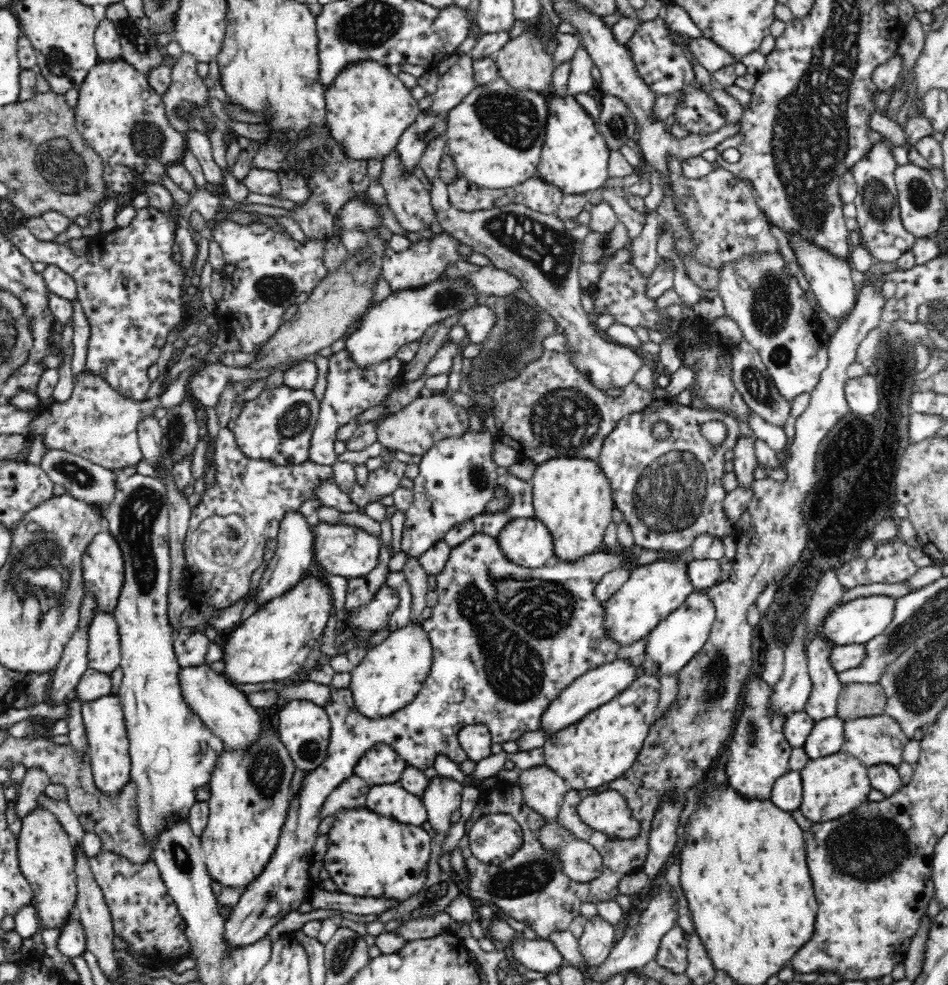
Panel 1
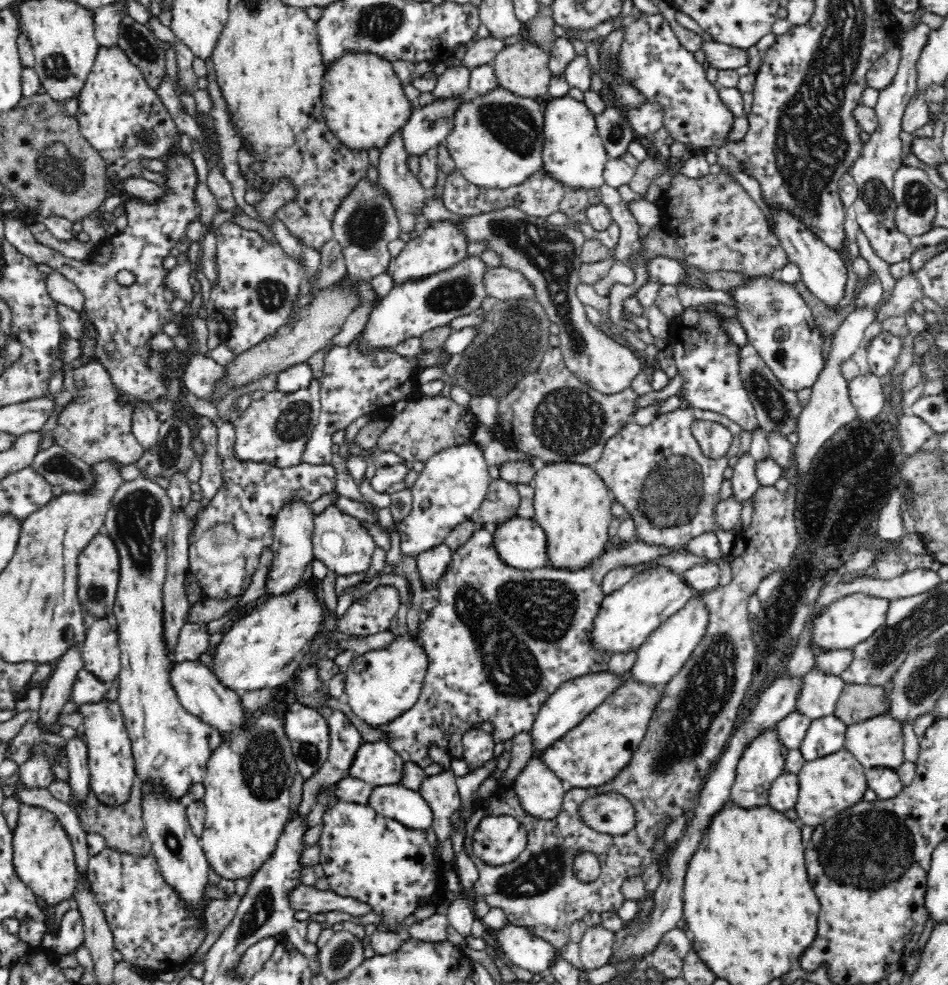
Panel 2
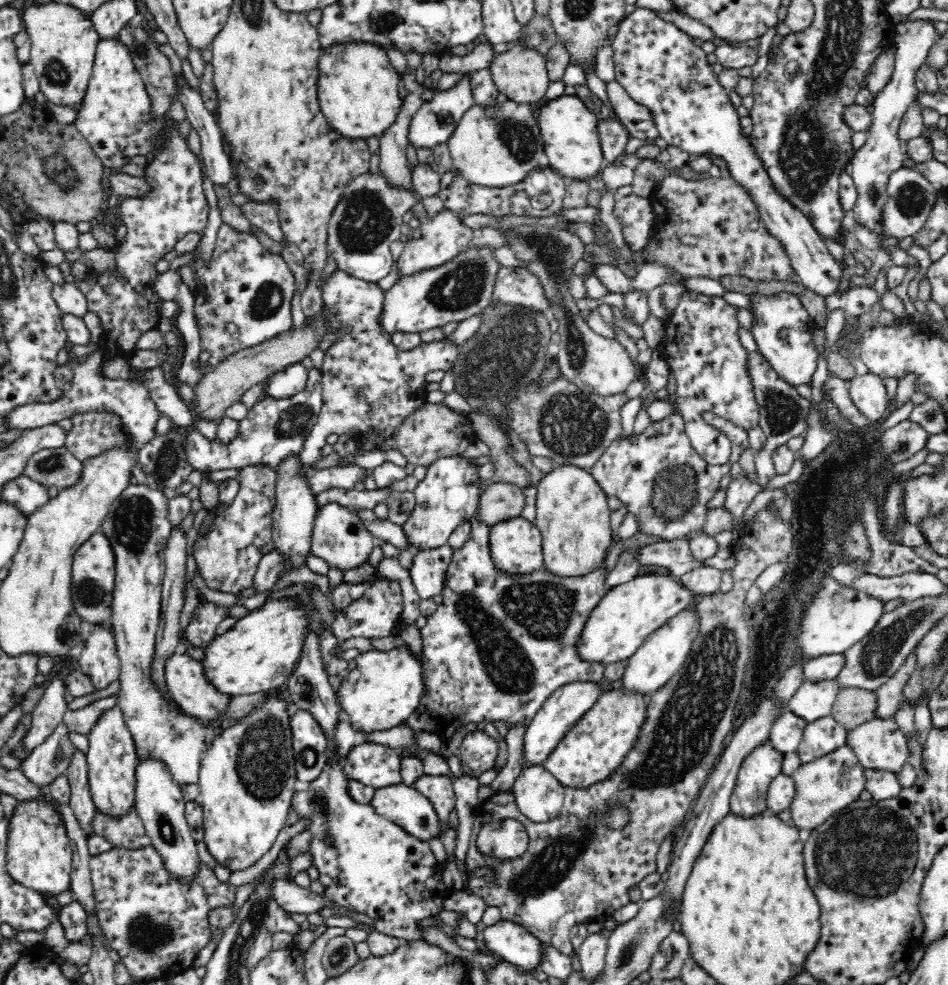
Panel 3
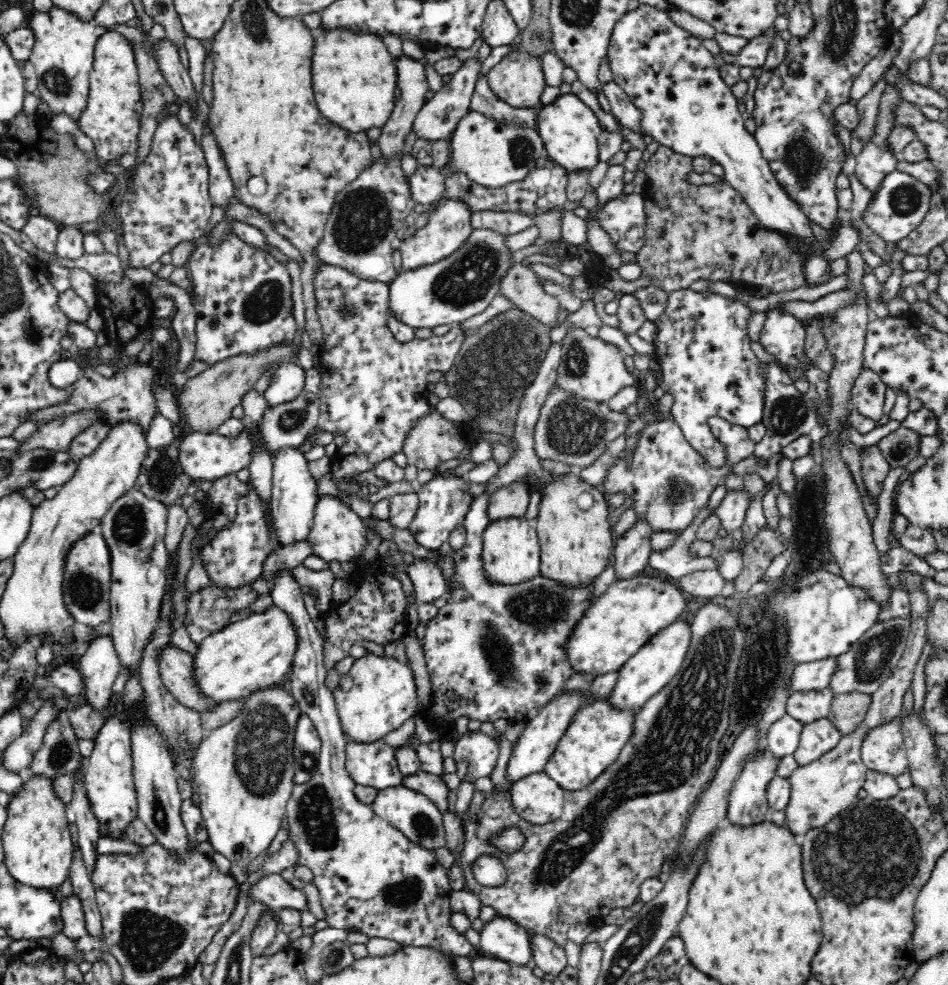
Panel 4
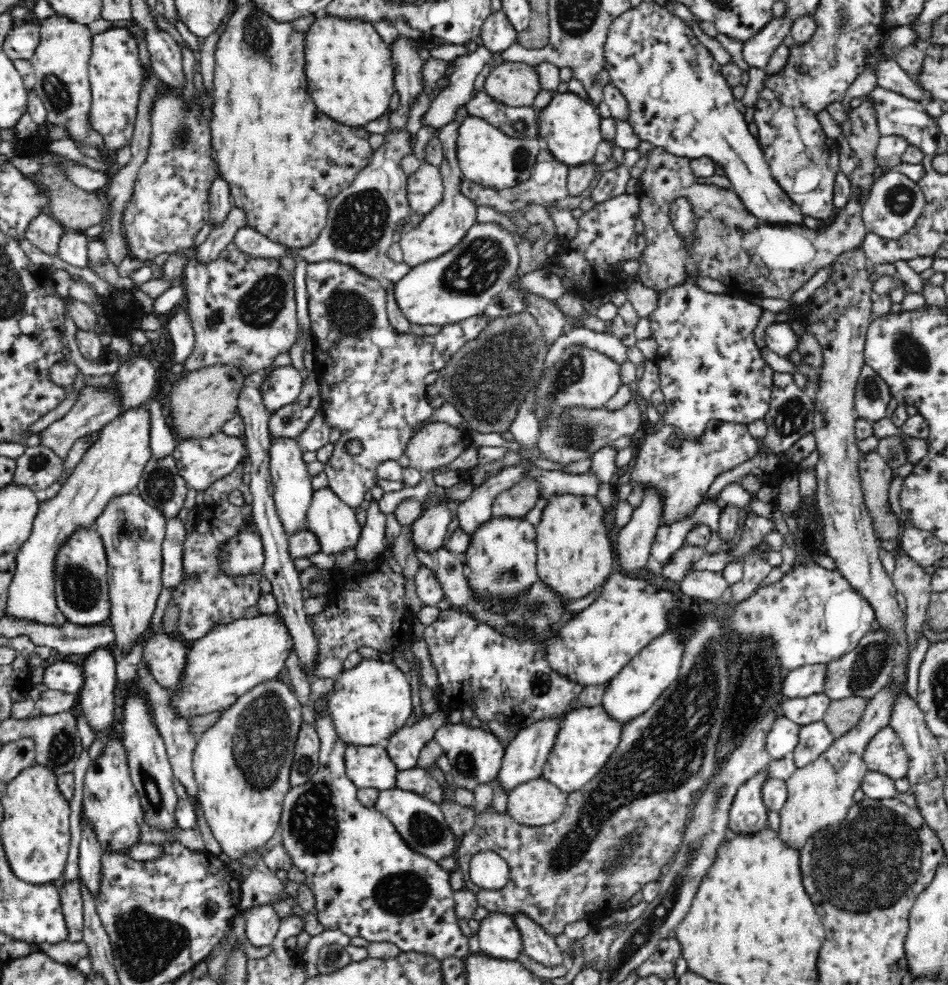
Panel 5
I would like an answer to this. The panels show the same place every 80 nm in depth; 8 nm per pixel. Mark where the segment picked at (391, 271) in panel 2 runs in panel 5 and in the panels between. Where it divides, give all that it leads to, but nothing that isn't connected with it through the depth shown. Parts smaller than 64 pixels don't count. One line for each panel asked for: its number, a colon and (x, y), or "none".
3: (442, 238)
4: (448, 227)
5: (440, 230)

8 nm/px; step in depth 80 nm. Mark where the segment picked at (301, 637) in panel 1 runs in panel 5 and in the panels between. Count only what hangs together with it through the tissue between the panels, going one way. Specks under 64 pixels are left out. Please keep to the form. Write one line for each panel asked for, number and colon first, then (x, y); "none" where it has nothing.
2: (261, 650)
3: (260, 651)
4: (255, 653)
5: (230, 660)

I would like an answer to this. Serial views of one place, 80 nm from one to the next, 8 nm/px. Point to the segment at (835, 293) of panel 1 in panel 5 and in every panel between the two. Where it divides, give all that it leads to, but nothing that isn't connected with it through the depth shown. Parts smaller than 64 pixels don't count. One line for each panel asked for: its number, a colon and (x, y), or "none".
2: (822, 269)
3: (659, 65)
4: (665, 70)
5: (680, 101)

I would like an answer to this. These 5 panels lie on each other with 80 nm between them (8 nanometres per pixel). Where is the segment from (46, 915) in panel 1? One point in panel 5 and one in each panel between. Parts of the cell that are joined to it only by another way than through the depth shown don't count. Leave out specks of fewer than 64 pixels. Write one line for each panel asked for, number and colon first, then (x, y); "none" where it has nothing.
2: (44, 858)
3: (40, 857)
4: (37, 843)
5: (35, 833)

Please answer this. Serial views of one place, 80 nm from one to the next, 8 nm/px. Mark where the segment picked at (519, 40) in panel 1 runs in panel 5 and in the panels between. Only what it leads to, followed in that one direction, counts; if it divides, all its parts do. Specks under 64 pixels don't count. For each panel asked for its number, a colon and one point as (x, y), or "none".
2: (524, 68)
3: (521, 73)
4: (518, 79)
5: (517, 84)

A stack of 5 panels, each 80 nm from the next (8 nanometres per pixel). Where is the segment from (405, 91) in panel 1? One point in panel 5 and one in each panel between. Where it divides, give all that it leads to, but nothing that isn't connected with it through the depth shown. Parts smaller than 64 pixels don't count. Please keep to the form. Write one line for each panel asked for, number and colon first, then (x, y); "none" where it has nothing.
2: (365, 104)
3: (359, 91)
4: (353, 75)
5: (351, 77)

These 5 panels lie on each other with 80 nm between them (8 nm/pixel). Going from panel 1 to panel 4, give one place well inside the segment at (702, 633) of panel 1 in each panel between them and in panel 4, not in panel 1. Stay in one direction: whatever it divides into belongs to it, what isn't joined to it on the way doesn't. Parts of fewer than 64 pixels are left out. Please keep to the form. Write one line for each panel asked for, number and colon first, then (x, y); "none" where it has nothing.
2: (662, 655)
3: (665, 650)
4: (656, 662)

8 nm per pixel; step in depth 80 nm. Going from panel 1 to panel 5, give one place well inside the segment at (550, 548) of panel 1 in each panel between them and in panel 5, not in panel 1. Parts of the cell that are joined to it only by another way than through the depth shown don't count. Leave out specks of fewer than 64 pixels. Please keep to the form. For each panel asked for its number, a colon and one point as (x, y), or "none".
2: (523, 543)
3: (516, 544)
4: (511, 547)
5: (502, 556)

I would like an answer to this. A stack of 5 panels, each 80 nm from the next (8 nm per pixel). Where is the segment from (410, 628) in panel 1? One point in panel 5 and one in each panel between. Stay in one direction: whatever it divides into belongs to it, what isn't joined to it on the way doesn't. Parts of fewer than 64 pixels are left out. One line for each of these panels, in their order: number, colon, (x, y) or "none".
2: (380, 684)
3: (380, 689)
4: (378, 693)
5: (370, 702)

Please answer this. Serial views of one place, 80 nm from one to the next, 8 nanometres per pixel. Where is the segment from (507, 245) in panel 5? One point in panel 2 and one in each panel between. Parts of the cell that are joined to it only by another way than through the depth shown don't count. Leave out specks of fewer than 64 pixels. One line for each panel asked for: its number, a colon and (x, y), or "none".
2: (409, 310)
3: (461, 288)
4: (448, 293)

